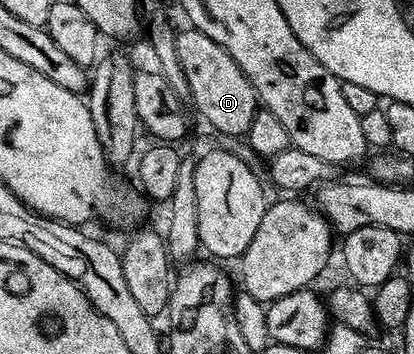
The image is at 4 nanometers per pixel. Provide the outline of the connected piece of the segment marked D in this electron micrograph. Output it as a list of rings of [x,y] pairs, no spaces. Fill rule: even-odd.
[[[195,28],[187,29],[181,29],[176,40],[178,60],[189,84],[191,104],[196,105],[197,112],[218,133],[247,135],[258,109],[256,89],[250,84],[250,80],[246,80],[242,68],[234,64],[230,55],[221,46],[214,44],[210,36]]]

